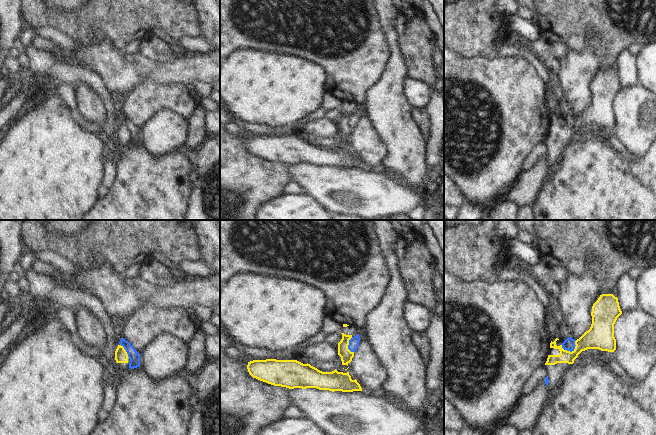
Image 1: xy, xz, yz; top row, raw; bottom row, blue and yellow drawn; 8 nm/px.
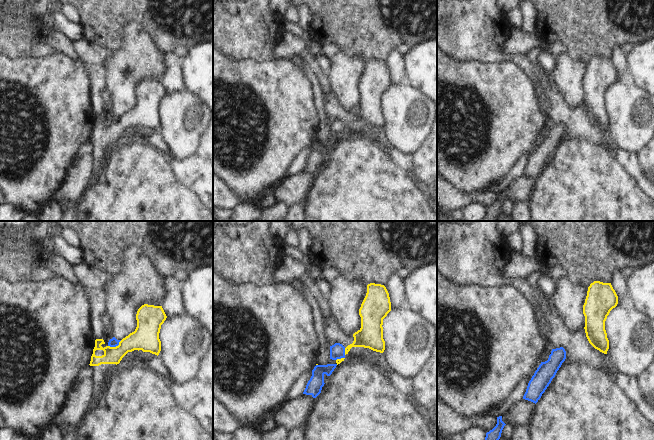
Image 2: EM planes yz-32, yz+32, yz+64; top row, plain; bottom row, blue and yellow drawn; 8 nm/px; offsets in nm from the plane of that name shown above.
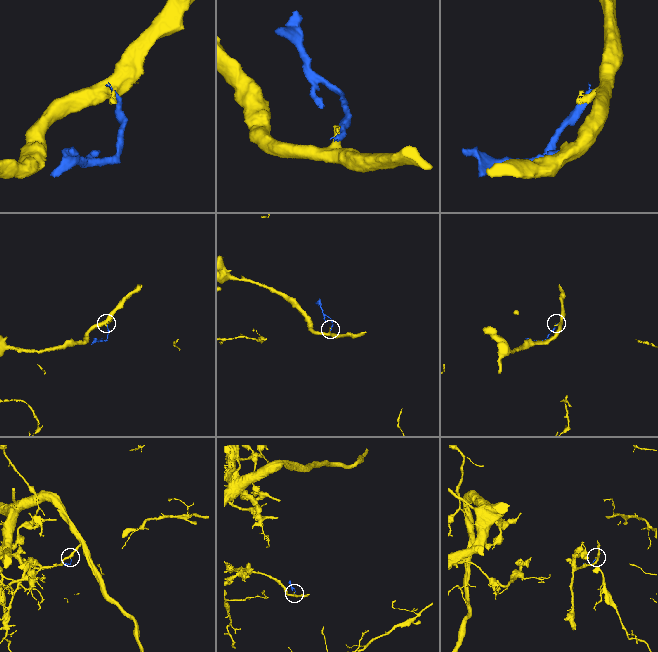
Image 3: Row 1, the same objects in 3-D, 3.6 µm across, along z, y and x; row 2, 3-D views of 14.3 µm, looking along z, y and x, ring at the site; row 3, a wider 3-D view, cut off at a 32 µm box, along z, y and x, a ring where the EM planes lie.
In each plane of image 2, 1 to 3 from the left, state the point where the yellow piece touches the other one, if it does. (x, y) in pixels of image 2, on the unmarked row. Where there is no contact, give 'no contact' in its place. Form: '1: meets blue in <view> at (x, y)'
1: meets blue in yz-32 at (115, 122)
2: meets blue in yz+32 at (344, 127)
3: no contact

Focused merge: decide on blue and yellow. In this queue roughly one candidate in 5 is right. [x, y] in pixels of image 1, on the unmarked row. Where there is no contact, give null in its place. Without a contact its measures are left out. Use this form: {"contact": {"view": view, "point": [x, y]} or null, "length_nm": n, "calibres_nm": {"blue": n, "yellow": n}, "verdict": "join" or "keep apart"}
{"contact": {"view": "yz", "point": [571, 127]}, "length_nm": 140, "calibres_nm": {"blue": 100, "yellow": 190}, "verdict": "keep apart"}

